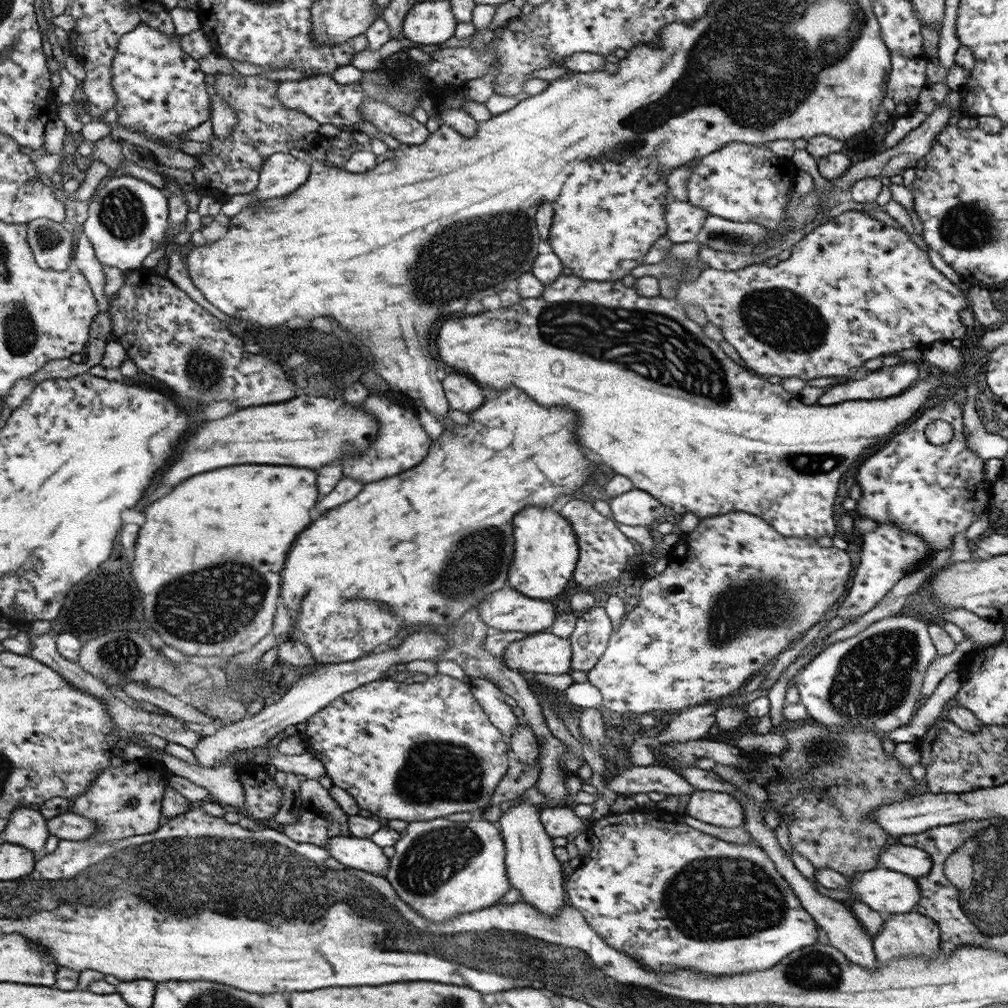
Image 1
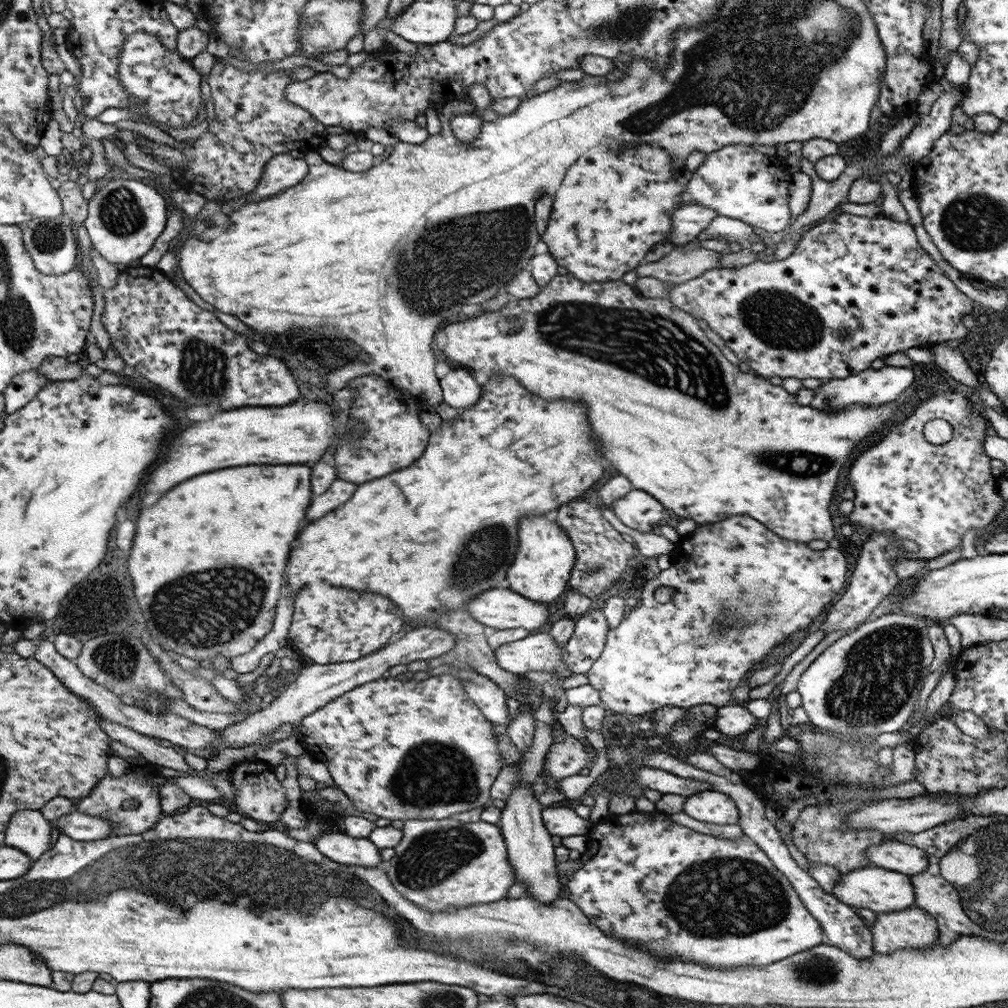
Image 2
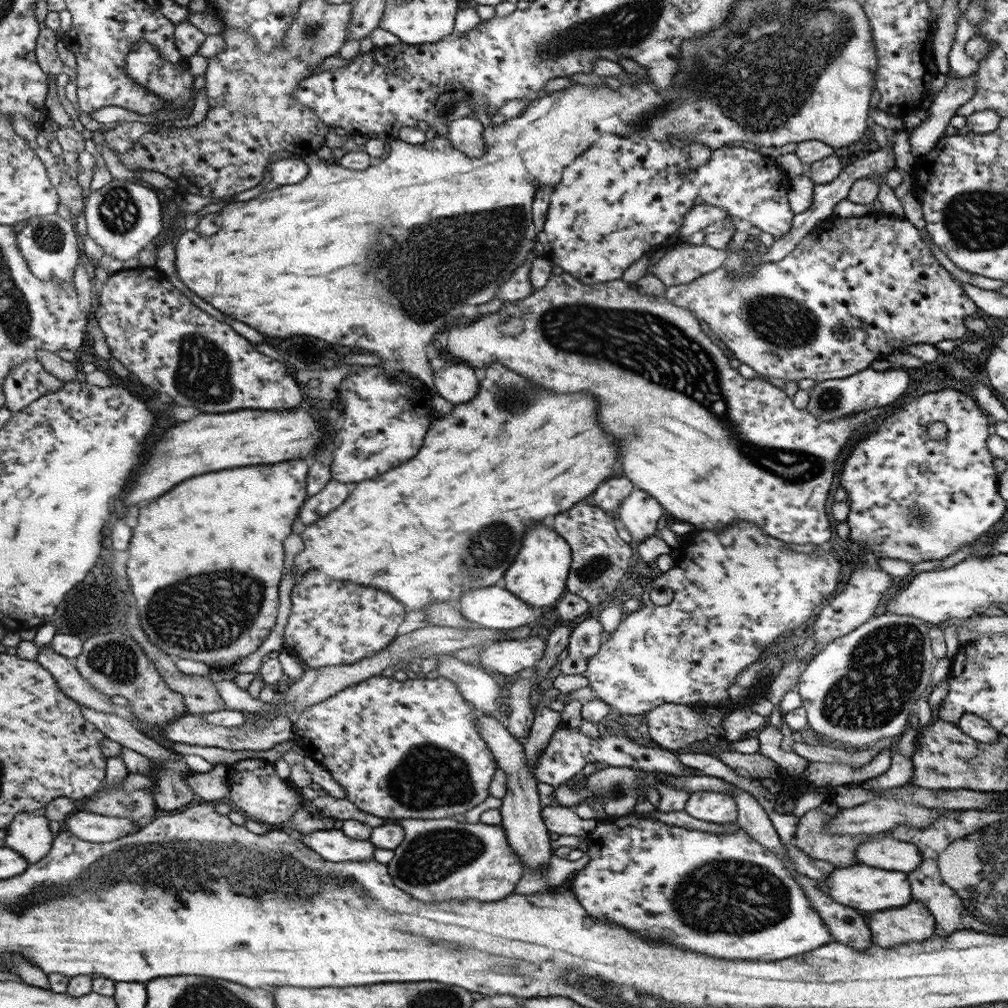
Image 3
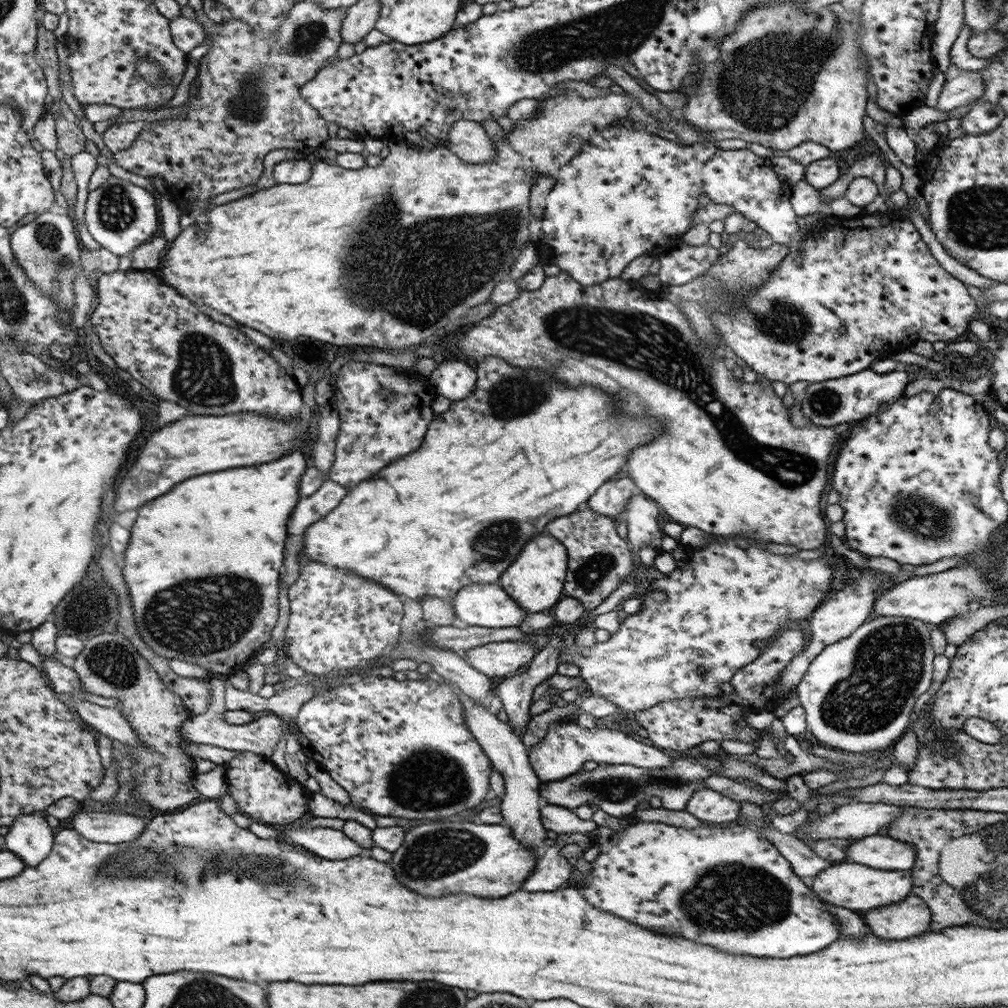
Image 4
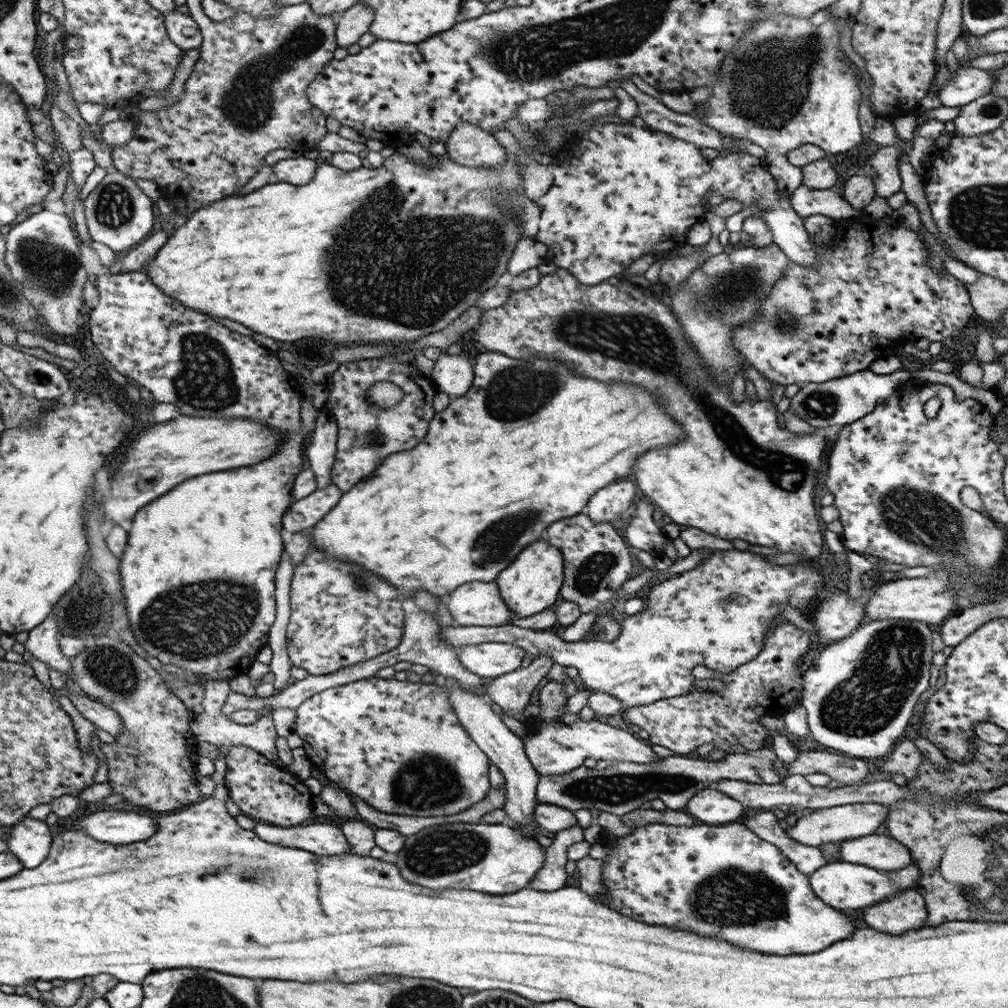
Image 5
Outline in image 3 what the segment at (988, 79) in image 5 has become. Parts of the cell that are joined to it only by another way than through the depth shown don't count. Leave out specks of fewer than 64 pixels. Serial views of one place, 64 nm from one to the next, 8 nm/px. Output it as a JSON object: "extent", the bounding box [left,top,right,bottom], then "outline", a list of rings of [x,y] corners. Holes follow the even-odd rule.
{"extent":[908,72,976,159],"outline":[[[948,72],[946,85],[929,107],[931,116],[914,131],[908,132],[912,155],[920,159],[927,155],[942,136],[950,131],[950,119],[955,116],[958,108],[973,98],[974,93],[976,93],[976,83],[972,75],[961,78]]]}

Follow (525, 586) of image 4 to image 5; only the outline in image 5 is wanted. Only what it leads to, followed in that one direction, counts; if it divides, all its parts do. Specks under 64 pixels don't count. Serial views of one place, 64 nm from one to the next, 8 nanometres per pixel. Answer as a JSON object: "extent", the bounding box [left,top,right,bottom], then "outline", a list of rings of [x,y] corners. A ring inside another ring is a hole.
{"extent":[494,540,564,619],"outline":[[[536,540],[520,550],[520,554],[494,581],[500,597],[511,611],[514,619],[522,619],[542,612],[560,600],[559,593],[564,583],[564,558],[562,552],[546,540]]]}

